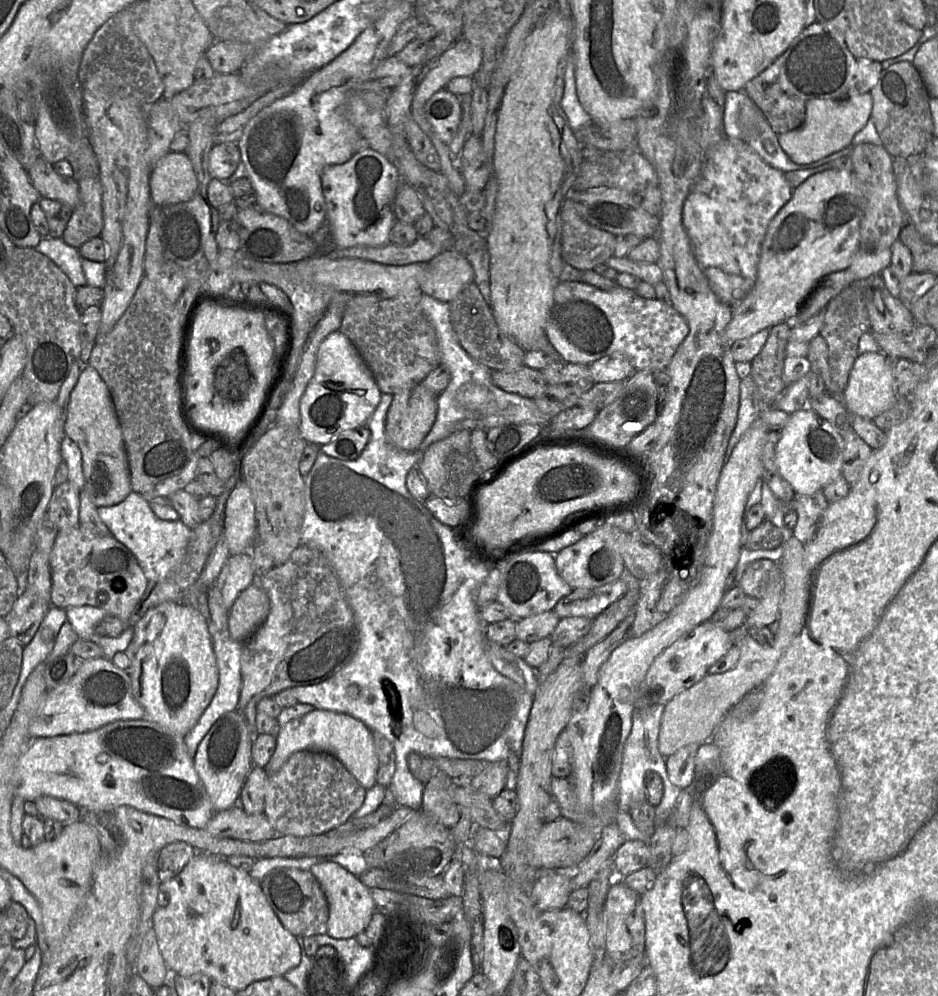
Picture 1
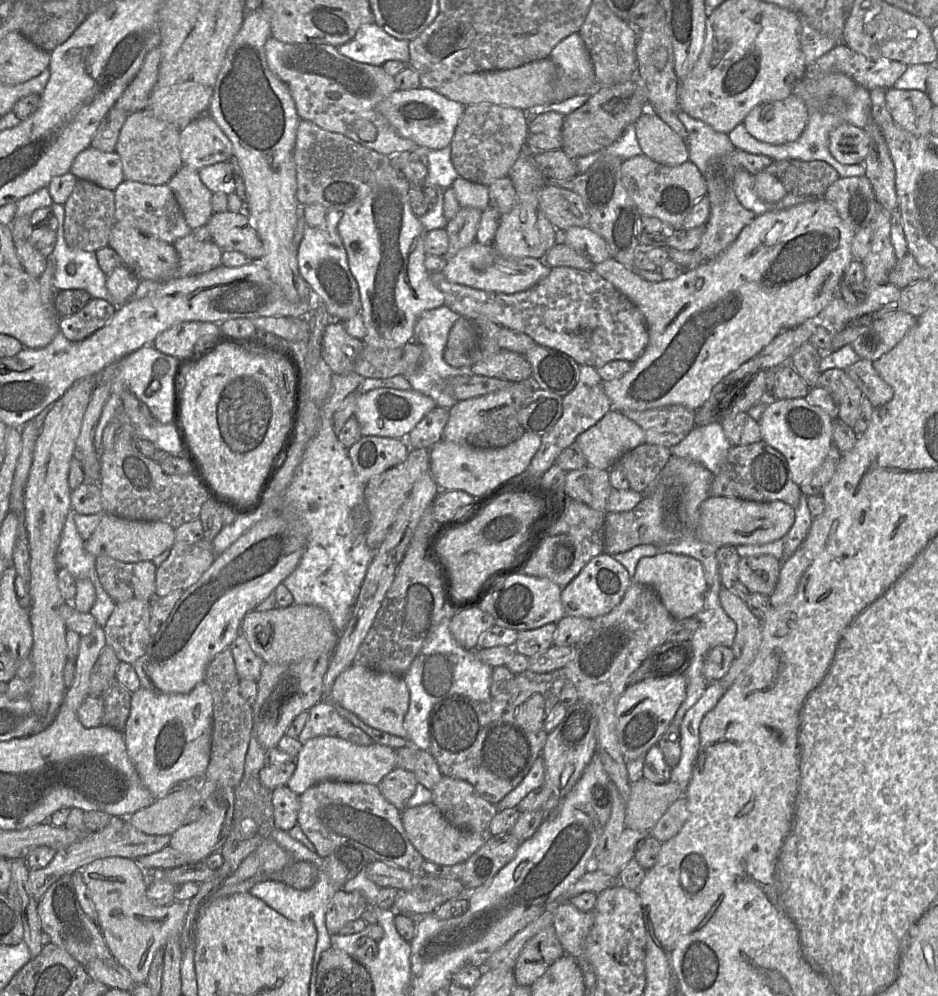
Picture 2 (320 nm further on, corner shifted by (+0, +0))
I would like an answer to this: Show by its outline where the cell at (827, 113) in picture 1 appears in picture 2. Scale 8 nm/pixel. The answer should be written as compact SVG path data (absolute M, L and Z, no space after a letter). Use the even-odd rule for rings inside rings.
M843 123L829 137L829 151L841 164L862 164L869 152L869 137L863 128Z

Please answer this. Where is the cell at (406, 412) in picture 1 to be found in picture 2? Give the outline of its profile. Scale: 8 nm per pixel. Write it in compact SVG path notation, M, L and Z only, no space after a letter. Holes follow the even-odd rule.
M410 449L405 461L372 477L366 483L364 497L369 513L366 542L371 550L376 551L382 544L414 484L425 472L429 472L429 459L429 449Z

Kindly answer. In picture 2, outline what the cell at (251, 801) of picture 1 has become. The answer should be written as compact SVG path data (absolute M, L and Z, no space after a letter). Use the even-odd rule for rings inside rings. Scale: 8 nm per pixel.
M287 786L275 788L272 795L275 828L288 831L295 827L300 810L300 796Z

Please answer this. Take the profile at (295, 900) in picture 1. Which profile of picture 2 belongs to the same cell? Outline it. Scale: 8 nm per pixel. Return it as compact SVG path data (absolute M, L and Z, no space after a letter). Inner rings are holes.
M340 889L327 905L325 923L330 935L338 935L347 923L358 920L369 907L369 903L358 892Z

